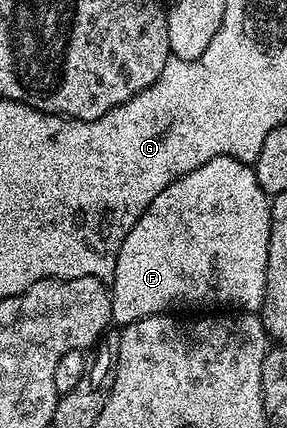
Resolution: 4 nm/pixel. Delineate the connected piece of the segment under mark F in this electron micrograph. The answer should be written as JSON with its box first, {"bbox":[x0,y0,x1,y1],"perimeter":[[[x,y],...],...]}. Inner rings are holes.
{"bbox":[109,159,270,327],"perimeter":[[[209,159],[209,163],[169,182],[133,223],[115,257],[115,277],[109,282],[112,322],[122,327],[158,313],[187,311],[183,309],[259,313],[265,299],[270,230],[269,194],[261,187],[254,168],[243,161]]]}

